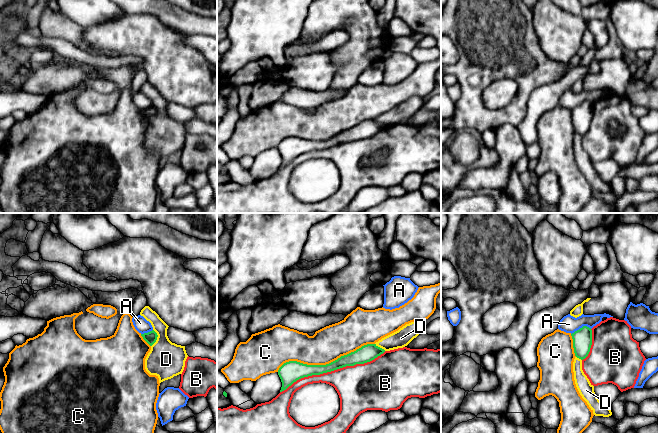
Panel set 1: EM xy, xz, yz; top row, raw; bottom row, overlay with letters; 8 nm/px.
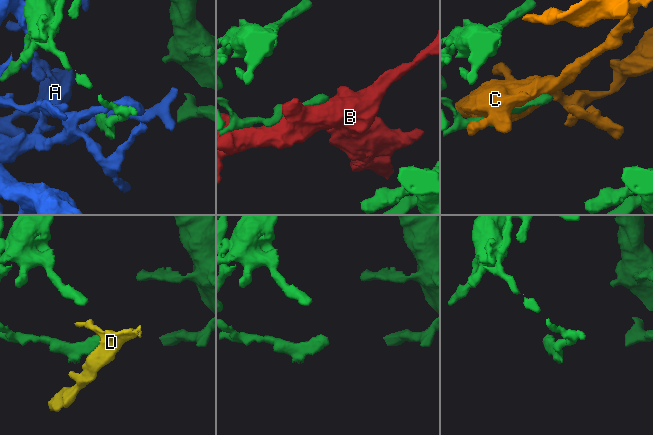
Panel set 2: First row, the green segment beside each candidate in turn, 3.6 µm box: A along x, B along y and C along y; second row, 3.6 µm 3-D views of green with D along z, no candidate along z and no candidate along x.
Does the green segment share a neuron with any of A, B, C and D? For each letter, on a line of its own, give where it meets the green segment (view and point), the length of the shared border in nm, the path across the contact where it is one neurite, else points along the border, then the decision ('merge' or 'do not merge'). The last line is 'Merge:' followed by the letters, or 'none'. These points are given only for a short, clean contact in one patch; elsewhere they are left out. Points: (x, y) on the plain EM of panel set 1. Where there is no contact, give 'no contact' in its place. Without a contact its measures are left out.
A: contact yz (582, 103); length 180 nm; do not merge
B: contact xz (332, 146); length 900 nm; do not merge
C: contact xz (326, 140); length 800 nm; do not merge
D: contact xy (156, 114); length 140 nm; border xy (153, 105), (157, 115), (151, 122); do not merge
Merge: none

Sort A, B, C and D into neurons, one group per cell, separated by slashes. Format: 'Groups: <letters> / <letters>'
Groups: A / B / C / D

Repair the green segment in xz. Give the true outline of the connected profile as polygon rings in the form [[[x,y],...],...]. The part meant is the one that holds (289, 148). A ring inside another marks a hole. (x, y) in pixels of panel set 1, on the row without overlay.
[[[367,120],[326,141],[307,141],[297,137],[286,138],[278,146],[278,151],[282,158],[280,168],[286,166],[301,154],[320,151],[346,142],[364,140],[374,136],[384,128],[385,126],[378,123],[376,120]]]

